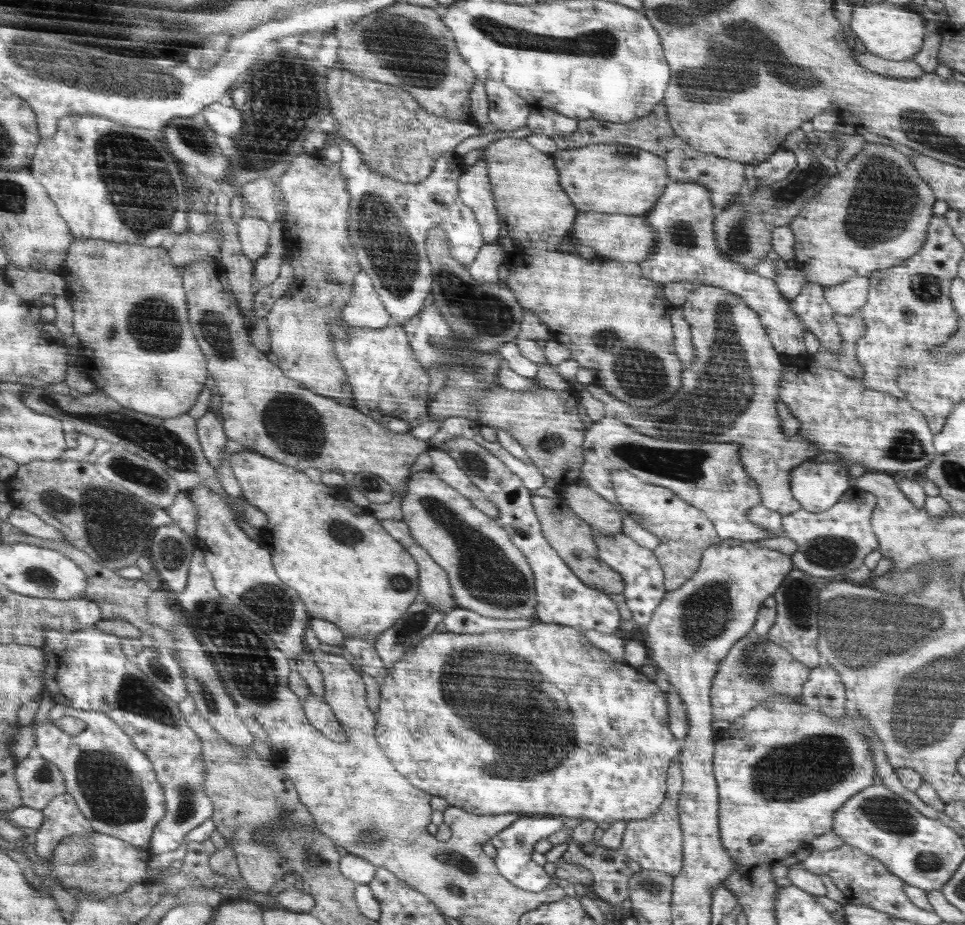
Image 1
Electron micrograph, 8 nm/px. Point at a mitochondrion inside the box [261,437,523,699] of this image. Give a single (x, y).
(415, 622)

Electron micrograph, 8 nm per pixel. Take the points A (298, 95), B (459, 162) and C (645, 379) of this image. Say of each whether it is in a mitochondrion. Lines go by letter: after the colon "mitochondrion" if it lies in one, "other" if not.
A: mitochondrion
B: other
C: mitochondrion

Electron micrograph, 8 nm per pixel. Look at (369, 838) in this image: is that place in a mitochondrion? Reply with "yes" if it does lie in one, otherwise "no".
yes

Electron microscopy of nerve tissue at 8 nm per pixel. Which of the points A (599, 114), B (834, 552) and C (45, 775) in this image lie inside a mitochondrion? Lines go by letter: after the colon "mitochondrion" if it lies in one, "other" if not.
A: other
B: mitochondrion
C: mitochondrion

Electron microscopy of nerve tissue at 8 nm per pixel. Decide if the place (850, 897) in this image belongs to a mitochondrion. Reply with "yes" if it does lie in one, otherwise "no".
no

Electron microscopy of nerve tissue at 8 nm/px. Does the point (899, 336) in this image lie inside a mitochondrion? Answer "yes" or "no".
no

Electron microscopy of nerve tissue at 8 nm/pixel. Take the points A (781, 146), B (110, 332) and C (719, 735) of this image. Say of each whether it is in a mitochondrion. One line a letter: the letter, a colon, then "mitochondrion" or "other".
A: other
B: mitochondrion
C: other

